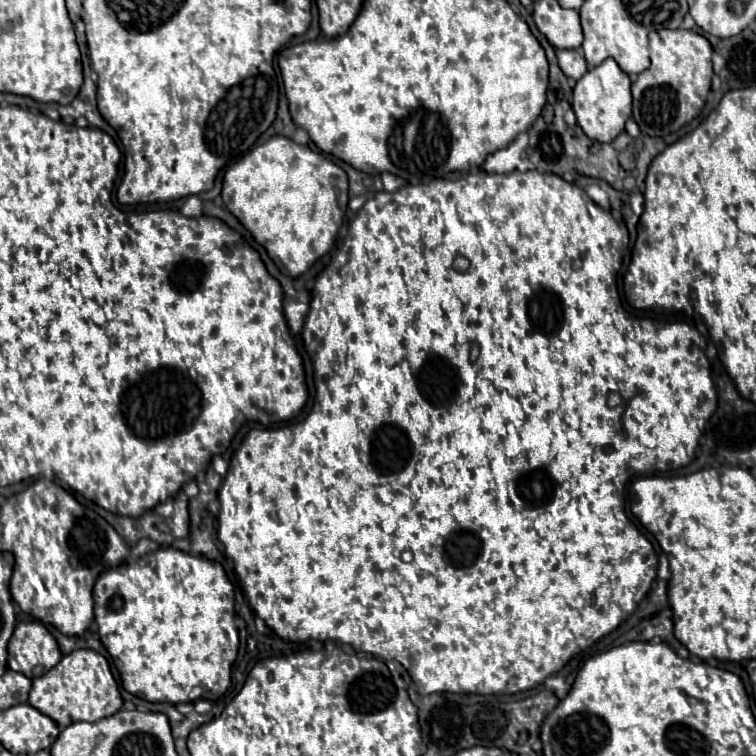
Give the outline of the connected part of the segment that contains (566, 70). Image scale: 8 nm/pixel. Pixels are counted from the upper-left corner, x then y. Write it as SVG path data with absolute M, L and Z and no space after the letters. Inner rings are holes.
M558 49L556 57L558 57L558 65L566 77L580 79L588 71L582 49Z

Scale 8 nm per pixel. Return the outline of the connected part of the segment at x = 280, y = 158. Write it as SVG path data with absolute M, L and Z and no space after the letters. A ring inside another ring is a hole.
M274 135L228 167L222 181L222 201L264 245L276 267L288 277L298 277L332 247L348 207L348 177L308 145Z

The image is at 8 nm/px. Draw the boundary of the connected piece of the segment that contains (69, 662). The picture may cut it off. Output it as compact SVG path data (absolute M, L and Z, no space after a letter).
M78 649L60 659L48 673L32 679L32 707L40 713L48 715L60 729L68 727L76 721L100 721L104 717L114 715L122 707L122 697L118 691L118 683L110 671L110 665L104 655L92 649Z

